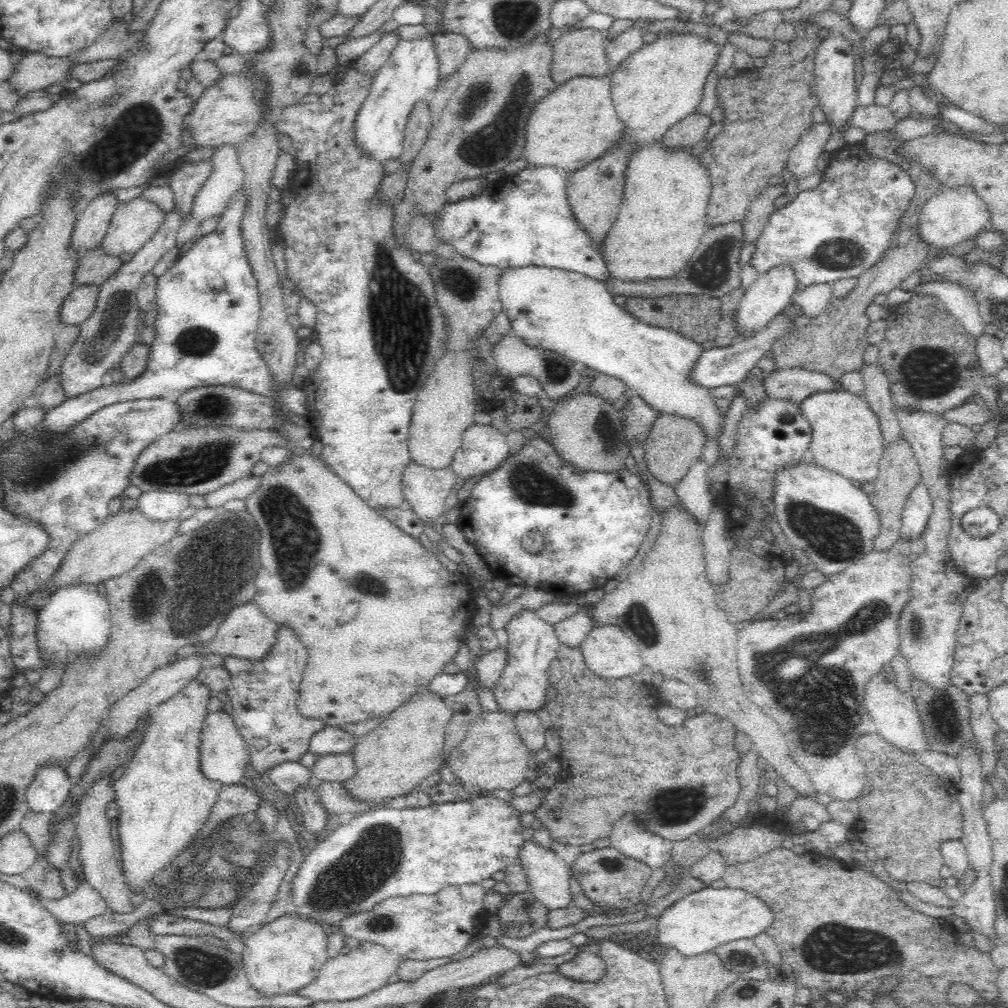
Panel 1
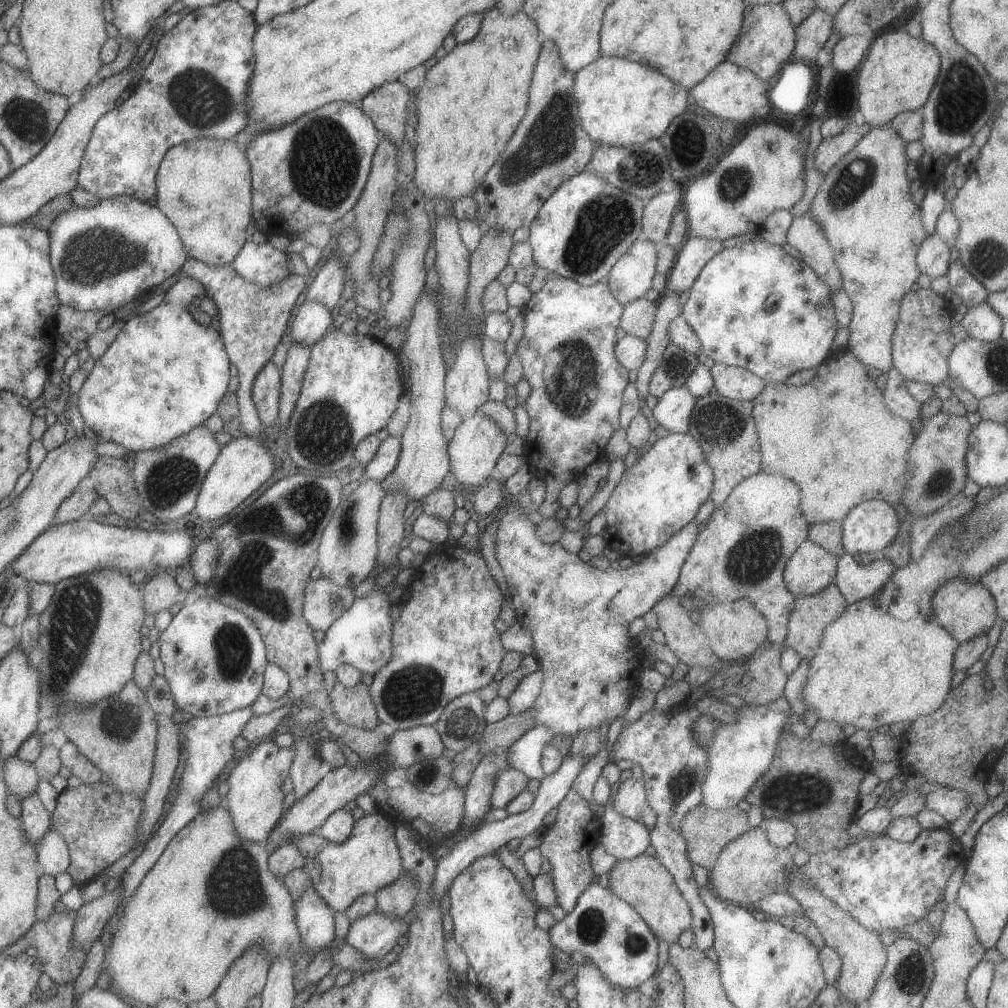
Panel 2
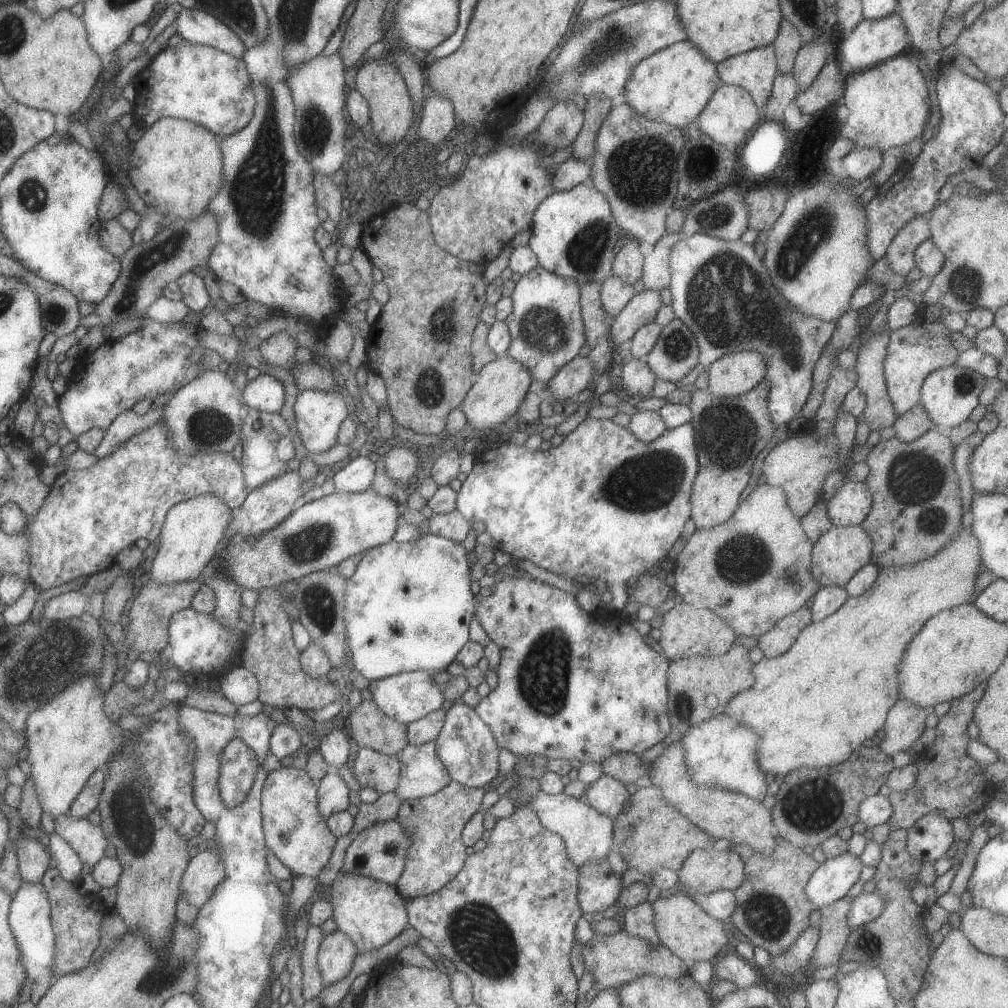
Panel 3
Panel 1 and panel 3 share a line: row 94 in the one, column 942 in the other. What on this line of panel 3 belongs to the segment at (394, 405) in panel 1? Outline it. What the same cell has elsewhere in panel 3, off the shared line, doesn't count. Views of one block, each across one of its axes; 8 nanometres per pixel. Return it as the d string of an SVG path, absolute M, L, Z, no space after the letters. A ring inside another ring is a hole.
M928 304L928 306L921 306L921 309L924 310L923 315L914 324L890 333L888 354L884 360L884 377L897 417L911 410L912 406L921 403L924 380L932 372L954 365L959 354L952 344L951 331L944 326L940 318L944 308L938 304Z

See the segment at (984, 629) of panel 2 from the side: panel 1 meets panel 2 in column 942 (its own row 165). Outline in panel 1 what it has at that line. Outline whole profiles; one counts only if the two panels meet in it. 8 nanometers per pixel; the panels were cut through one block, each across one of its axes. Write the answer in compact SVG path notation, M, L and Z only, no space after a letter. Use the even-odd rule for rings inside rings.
M680 34L671 37L656 38L650 44L642 44L640 50L633 52L625 58L616 71L611 74L612 78L612 103L618 120L624 125L624 136L618 142L618 146L606 150L601 157L585 164L582 168L567 175L566 196L576 221L582 228L582 232L588 233L594 241L594 247L600 249L608 231L612 229L617 220L624 194L626 154L632 150L640 149L640 146L654 144L663 139L663 135L674 126L676 122L689 116L696 111L704 94L706 78L716 66L722 46L711 40L706 40L697 34Z

